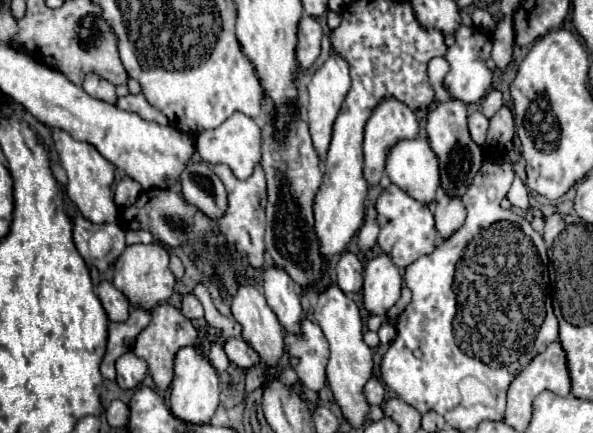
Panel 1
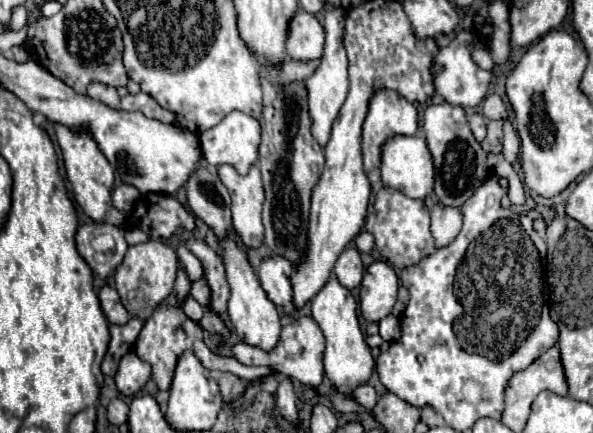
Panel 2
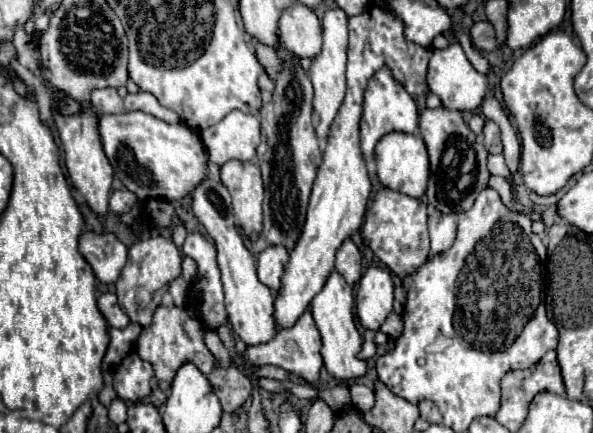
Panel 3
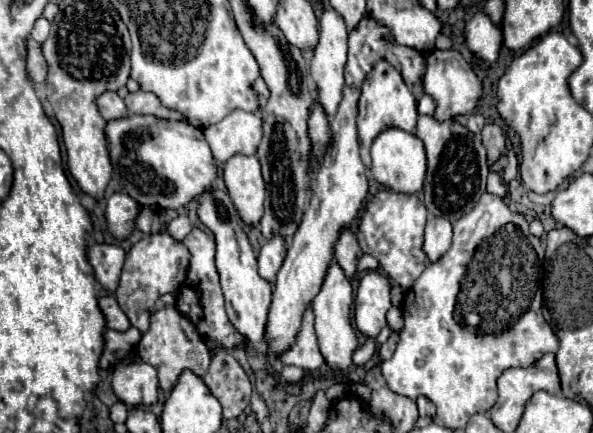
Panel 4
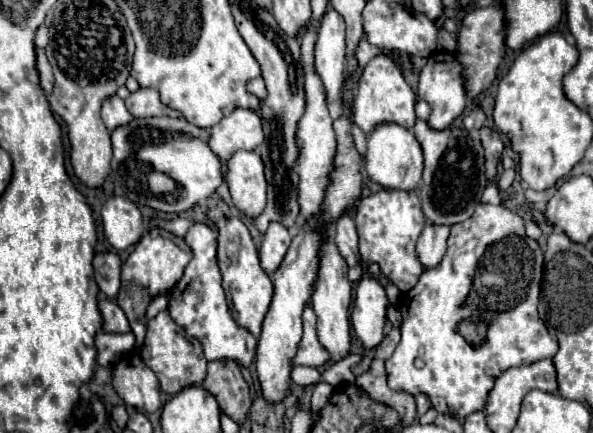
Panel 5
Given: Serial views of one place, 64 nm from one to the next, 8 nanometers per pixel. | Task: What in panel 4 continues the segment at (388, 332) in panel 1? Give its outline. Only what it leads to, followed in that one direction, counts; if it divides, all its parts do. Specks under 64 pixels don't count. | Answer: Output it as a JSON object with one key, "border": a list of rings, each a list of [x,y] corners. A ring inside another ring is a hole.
{"border":[[[394,306],[388,310],[388,314],[386,314],[386,320],[388,320],[388,326],[390,326],[394,332],[400,332],[400,330],[402,330],[402,326],[404,326],[400,310],[398,310],[398,308],[394,308]]]}

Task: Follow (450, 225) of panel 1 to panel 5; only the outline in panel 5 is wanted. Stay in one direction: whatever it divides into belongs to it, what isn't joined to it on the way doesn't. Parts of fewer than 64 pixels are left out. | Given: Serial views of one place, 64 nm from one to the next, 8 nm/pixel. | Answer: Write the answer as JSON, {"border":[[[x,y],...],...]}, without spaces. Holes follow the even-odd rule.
{"border":[[[426,222],[424,232],[416,242],[416,256],[420,256],[420,264],[424,264],[424,268],[434,268],[444,258],[448,234],[448,226],[436,226]]]}

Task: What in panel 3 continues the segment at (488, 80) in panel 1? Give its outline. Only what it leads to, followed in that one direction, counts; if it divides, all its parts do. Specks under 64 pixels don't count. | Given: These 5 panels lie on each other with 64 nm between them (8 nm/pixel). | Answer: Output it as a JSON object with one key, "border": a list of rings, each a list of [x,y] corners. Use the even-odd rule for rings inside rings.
{"border":[[[450,44],[444,50],[432,52],[426,84],[428,84],[428,90],[442,100],[444,108],[464,112],[464,110],[476,110],[482,104],[482,98],[484,98],[486,86],[488,86],[488,76],[480,74],[472,68],[472,64],[468,62],[460,44]]]}

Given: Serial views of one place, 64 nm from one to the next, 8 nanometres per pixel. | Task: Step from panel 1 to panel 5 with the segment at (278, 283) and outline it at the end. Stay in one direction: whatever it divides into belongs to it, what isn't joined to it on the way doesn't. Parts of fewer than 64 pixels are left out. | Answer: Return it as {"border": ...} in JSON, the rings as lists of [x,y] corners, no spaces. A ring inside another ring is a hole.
{"border":[[[272,222],[266,230],[262,246],[260,246],[260,262],[268,274],[272,274],[284,260],[284,254],[288,250],[284,240],[292,240],[290,232],[284,228],[284,224]]]}

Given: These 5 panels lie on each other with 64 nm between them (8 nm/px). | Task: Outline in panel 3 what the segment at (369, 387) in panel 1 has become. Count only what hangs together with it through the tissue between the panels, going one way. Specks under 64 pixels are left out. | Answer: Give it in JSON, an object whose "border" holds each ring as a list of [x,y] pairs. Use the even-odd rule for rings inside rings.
{"border":[[[352,384],[350,394],[352,394],[352,404],[362,412],[370,410],[370,406],[374,404],[374,392],[364,384]]]}

